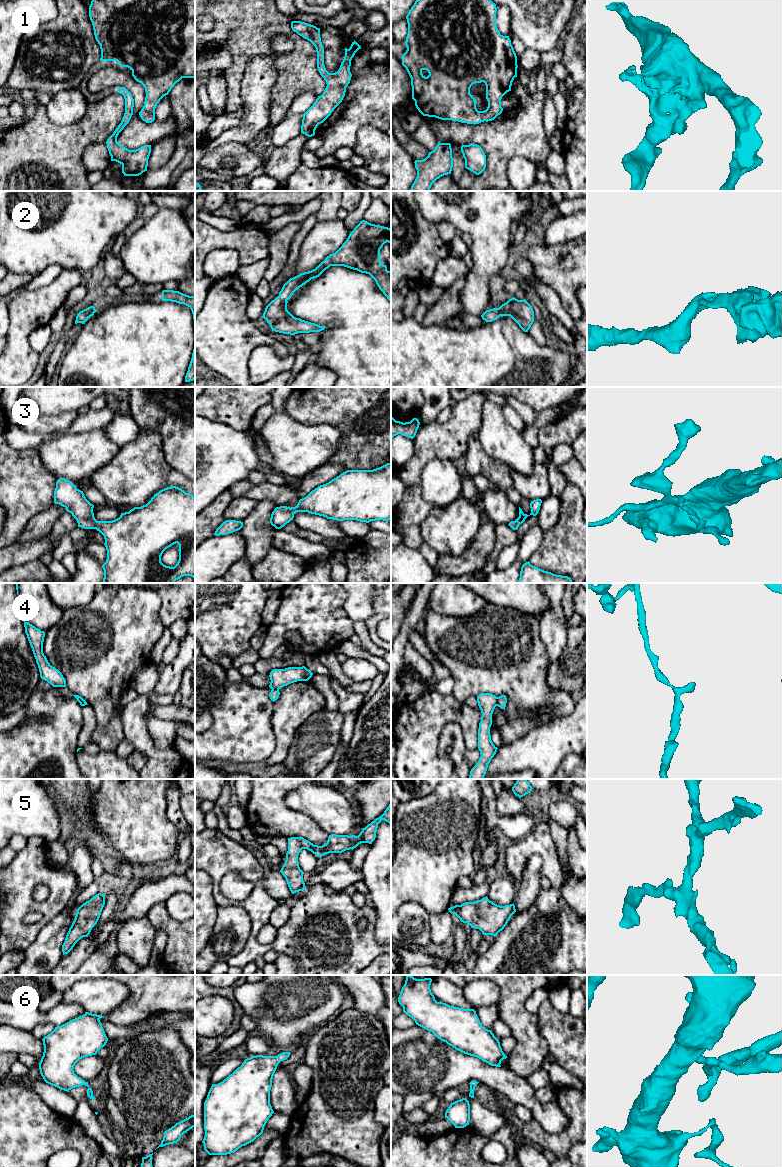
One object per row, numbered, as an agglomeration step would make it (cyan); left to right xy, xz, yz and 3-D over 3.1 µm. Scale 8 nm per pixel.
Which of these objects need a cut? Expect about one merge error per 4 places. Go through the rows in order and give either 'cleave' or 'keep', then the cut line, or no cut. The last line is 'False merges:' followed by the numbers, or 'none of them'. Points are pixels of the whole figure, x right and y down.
1: keep; no cut
2: keep; no cut
3: keep; no cut
4: cleave; cut in yz along (496, 697), (497, 705)
5: keep; no cut
6: keep; no cut
False merges: 4

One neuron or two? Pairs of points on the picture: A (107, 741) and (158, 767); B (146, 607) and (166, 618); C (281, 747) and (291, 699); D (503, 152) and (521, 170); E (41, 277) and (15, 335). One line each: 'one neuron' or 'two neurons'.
A: two neurons
B: two neurons
C: one neuron
D: two neurons
E: two neurons

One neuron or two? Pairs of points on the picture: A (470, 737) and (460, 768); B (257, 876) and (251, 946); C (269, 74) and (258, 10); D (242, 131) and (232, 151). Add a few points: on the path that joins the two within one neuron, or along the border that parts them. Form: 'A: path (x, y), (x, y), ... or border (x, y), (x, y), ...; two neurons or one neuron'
A: border (459, 726), (466, 749); two neurons
B: path (258, 893), (258, 923), (255, 929); one neuron
C: border (270, 53), (252, 56), (246, 67); two neurons
D: border (246, 145), (228, 141), (215, 148); two neurons

